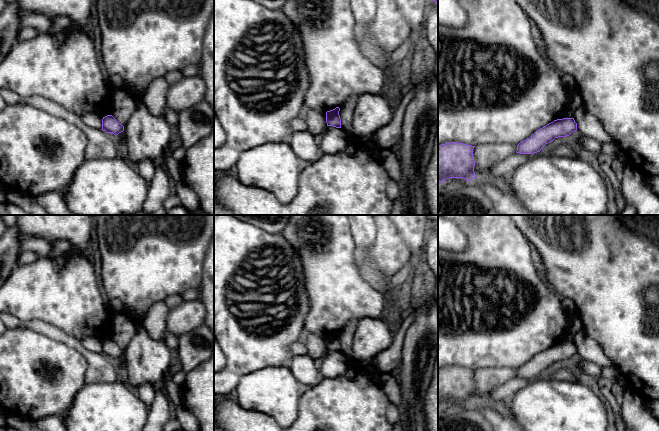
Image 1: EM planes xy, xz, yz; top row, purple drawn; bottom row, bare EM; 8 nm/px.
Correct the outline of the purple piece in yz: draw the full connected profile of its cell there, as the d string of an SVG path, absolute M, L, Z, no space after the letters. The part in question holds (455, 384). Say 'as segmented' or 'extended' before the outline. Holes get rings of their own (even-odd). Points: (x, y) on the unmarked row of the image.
as segmented; M457 366L438 369L438 409L449 402L471 405L477 401L474 396L474 371Z

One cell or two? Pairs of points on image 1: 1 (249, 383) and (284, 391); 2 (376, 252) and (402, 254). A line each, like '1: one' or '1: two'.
1: one
2: one

